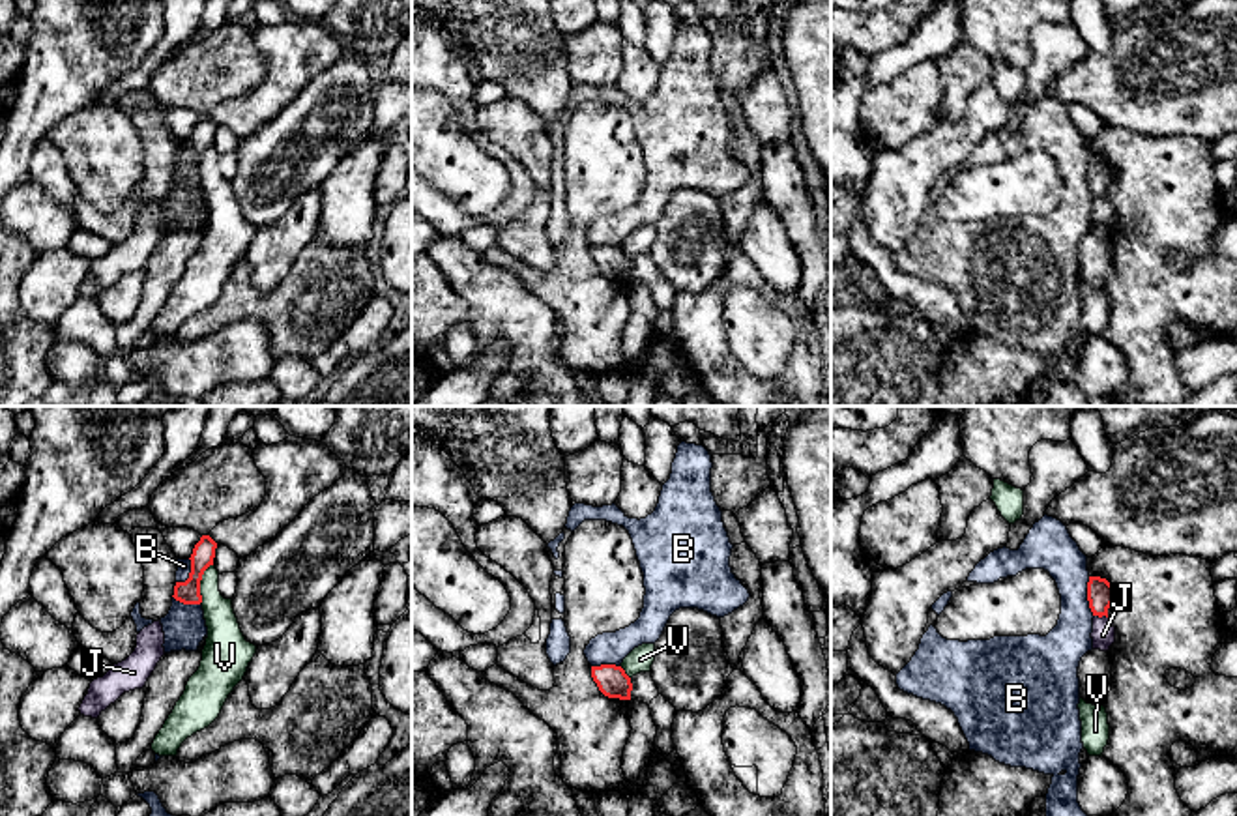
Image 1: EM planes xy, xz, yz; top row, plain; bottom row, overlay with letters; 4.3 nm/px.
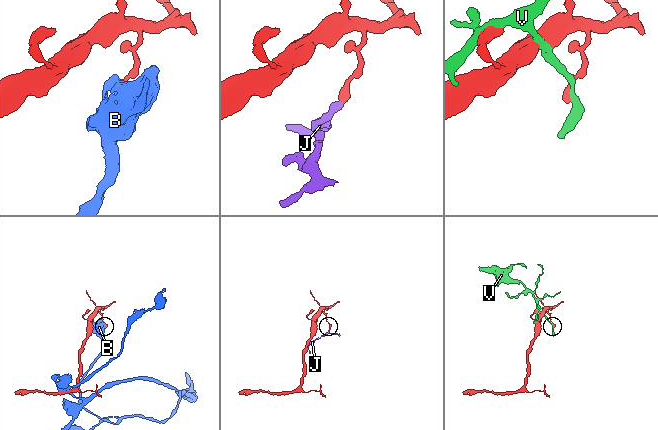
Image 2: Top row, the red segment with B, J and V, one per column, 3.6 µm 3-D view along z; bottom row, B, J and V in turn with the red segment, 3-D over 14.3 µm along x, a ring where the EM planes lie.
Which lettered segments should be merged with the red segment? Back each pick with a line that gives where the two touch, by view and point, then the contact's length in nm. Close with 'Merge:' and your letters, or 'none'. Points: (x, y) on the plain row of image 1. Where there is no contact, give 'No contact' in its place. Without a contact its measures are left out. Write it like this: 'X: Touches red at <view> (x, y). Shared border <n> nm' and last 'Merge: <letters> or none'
Merge: none

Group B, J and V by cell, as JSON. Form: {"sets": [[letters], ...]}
{"sets": [["B"], ["J"], ["V"]]}

